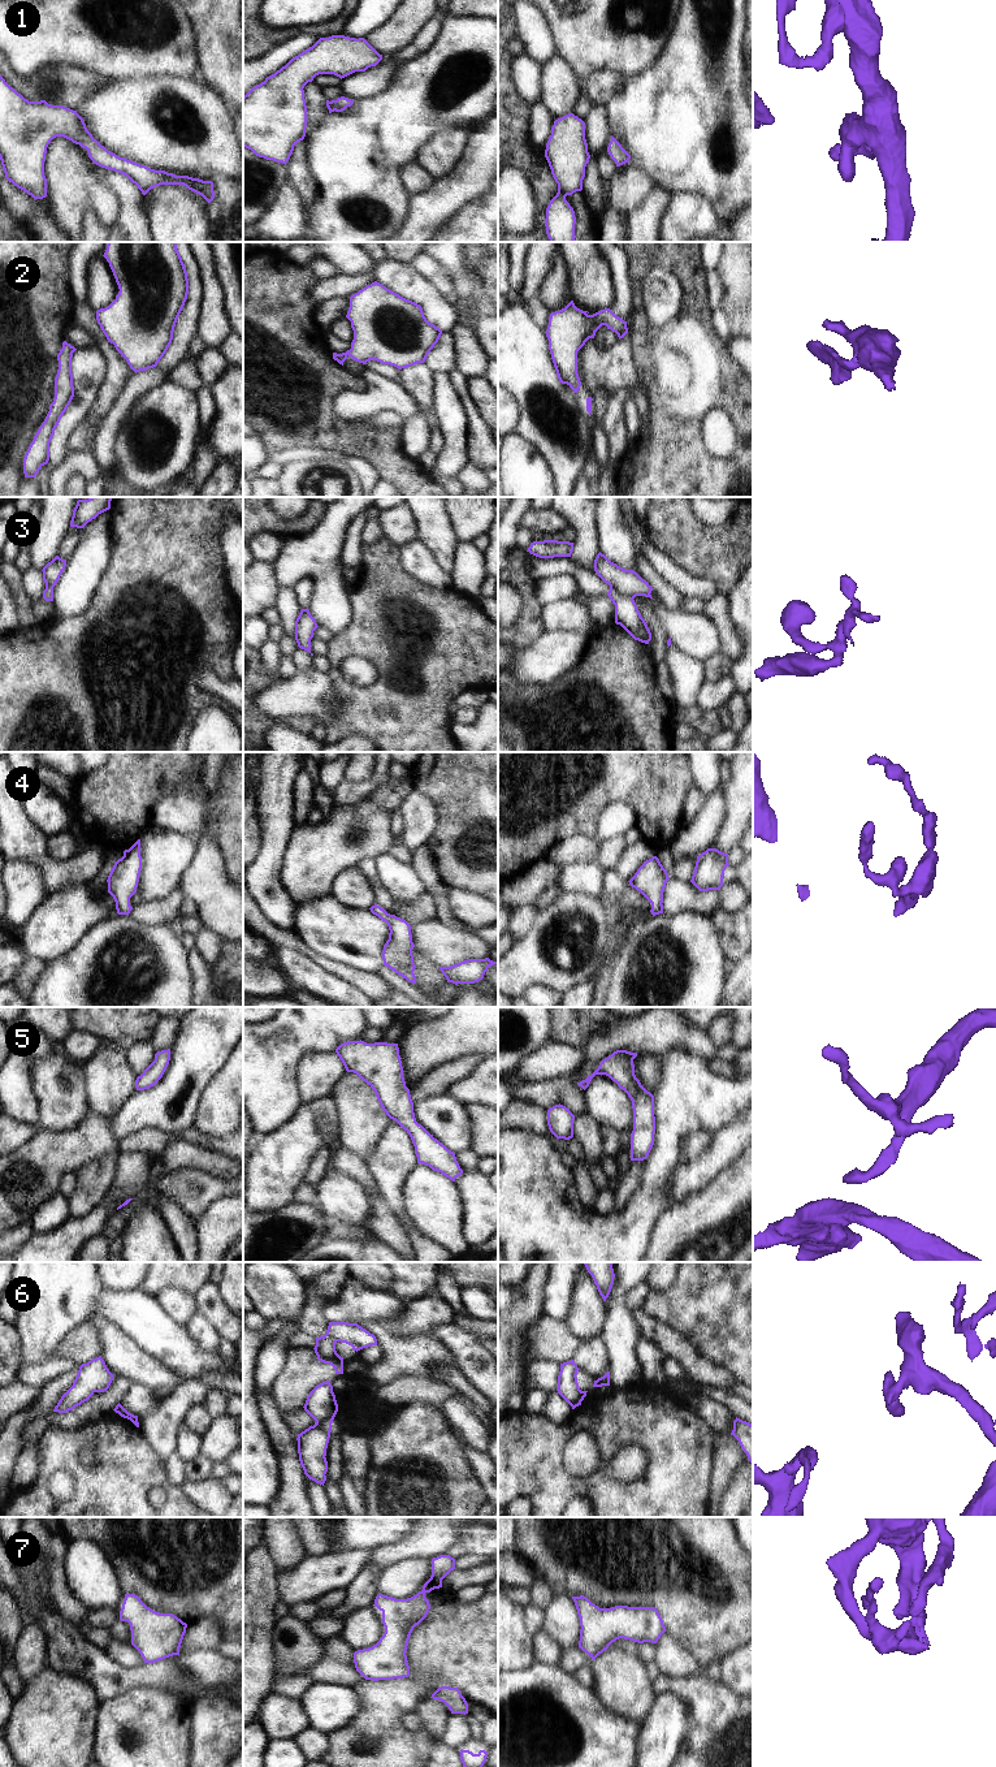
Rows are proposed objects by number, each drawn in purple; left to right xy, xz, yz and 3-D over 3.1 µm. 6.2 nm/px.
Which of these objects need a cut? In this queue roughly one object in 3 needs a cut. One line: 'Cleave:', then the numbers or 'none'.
Cleave: 3.

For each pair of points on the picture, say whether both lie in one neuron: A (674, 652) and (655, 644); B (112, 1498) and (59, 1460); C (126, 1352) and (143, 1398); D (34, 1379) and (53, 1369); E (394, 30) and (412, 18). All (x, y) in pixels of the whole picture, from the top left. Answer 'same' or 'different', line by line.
A: different
B: same
C: different
D: same
E: same

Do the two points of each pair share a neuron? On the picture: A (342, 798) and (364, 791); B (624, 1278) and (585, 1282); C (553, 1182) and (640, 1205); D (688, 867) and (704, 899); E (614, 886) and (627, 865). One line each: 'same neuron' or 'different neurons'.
A: same neuron
B: different neurons
C: same neuron
D: different neurons
E: different neurons

